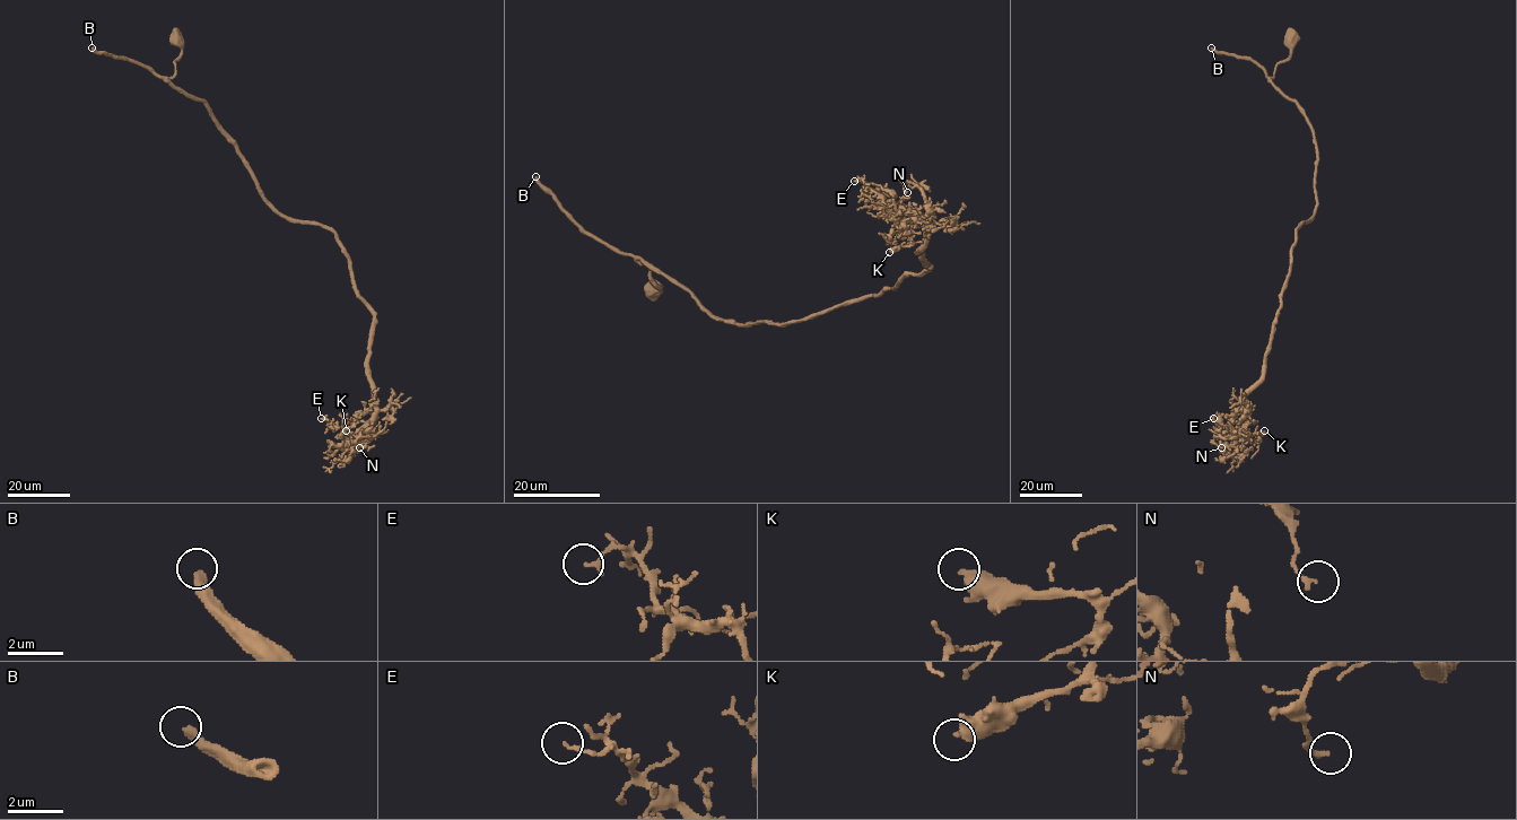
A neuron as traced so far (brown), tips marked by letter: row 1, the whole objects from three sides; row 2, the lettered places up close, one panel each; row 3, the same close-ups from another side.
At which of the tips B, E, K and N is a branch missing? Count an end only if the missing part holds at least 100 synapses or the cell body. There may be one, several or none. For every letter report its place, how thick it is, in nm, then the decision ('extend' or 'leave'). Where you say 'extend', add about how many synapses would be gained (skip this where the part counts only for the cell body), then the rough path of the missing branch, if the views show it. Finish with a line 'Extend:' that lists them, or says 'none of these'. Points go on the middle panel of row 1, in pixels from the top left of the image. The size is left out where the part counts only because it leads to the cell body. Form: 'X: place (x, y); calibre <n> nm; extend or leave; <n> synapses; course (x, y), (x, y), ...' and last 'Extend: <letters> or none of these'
B: place (535, 176); calibre 380 nm; extend; 250 synapses
E: place (854, 181); calibre 160 nm; leave
K: place (889, 252); calibre 460 nm; leave
N: place (907, 192); calibre 170 nm; leave
Extend: B

